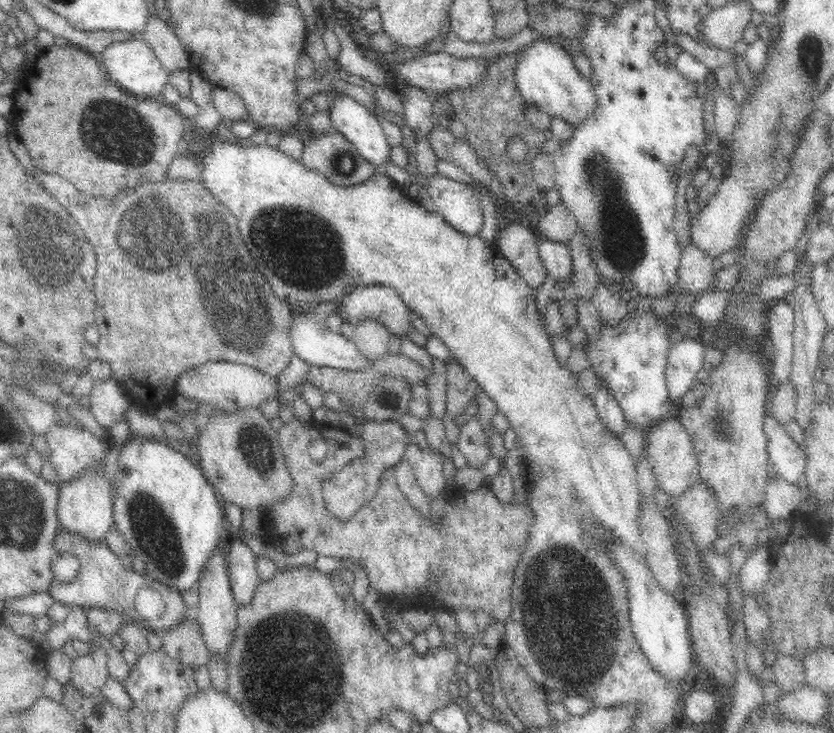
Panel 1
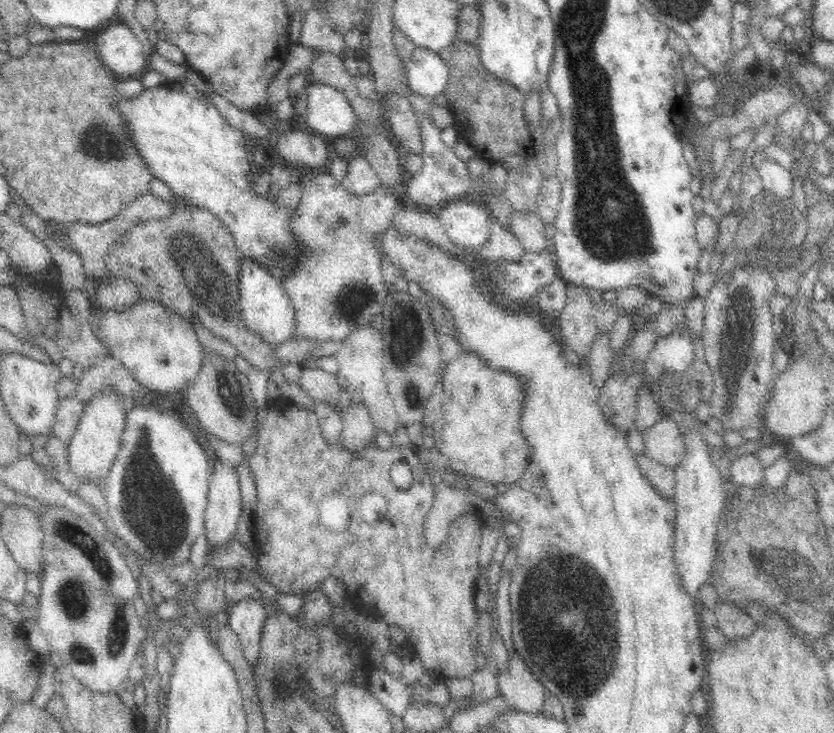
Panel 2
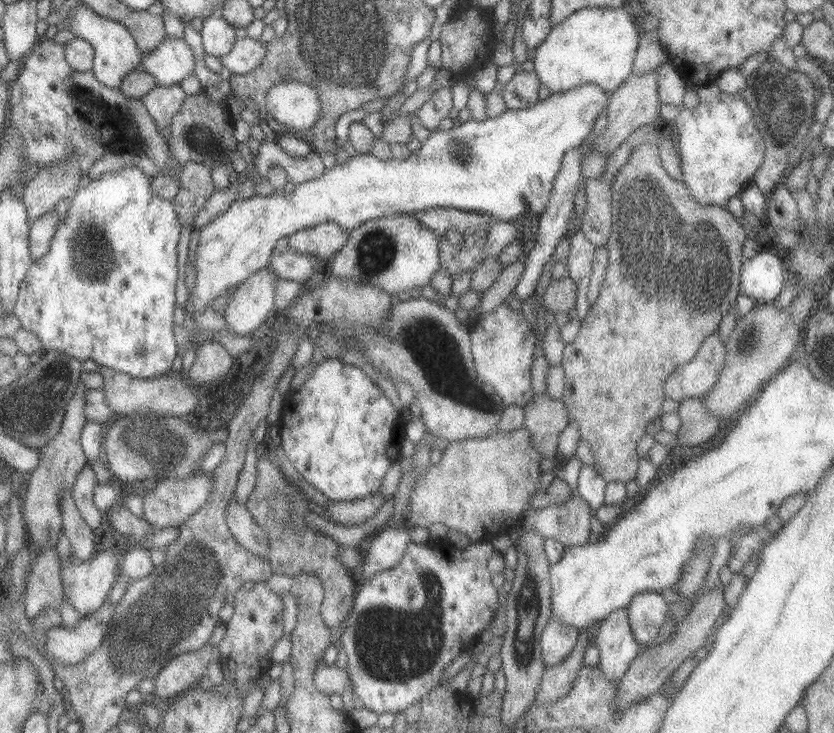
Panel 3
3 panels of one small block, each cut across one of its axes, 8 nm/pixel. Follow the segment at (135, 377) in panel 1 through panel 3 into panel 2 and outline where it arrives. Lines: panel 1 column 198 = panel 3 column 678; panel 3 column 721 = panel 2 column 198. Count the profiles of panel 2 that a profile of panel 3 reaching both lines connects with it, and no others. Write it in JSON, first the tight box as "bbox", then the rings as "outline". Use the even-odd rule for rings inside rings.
{"bbox":[107,207,286,369],"outline":[[[176,207],[170,218],[138,224],[126,234],[126,244],[116,244],[108,258],[107,277],[127,276],[139,285],[141,298],[158,299],[166,308],[186,318],[195,312],[217,335],[228,339],[257,369],[286,367],[277,362],[260,335],[244,328],[238,316],[238,249],[232,231],[206,209]]]}

